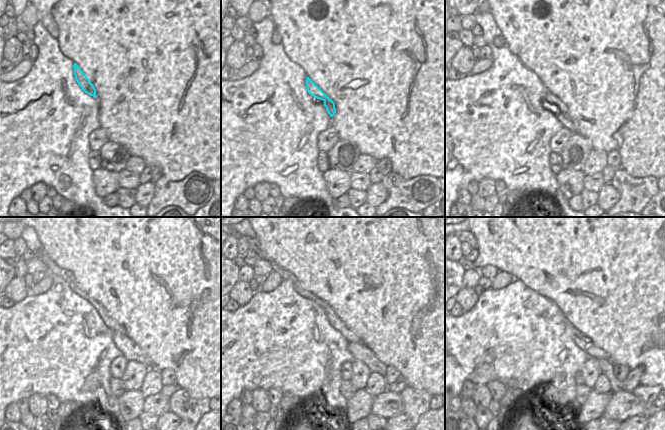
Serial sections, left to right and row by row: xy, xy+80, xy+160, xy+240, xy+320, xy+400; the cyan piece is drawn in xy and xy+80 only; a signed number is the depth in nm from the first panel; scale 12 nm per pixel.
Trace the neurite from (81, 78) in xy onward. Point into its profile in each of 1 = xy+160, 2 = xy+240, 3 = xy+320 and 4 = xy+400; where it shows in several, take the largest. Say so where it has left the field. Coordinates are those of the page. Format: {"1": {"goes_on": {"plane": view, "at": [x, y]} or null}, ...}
{"1": {"goes_on": {"plane": "xy+160", "at": [561, 112]}}, "2": {"goes_on": {"plane": "xy+240", "at": [131, 351]}}, "3": {"goes_on": {"plane": "xy+320", "at": [359, 351]}}, "4": {"goes_on": {"plane": "xy+400", "at": [606, 366]}}}

